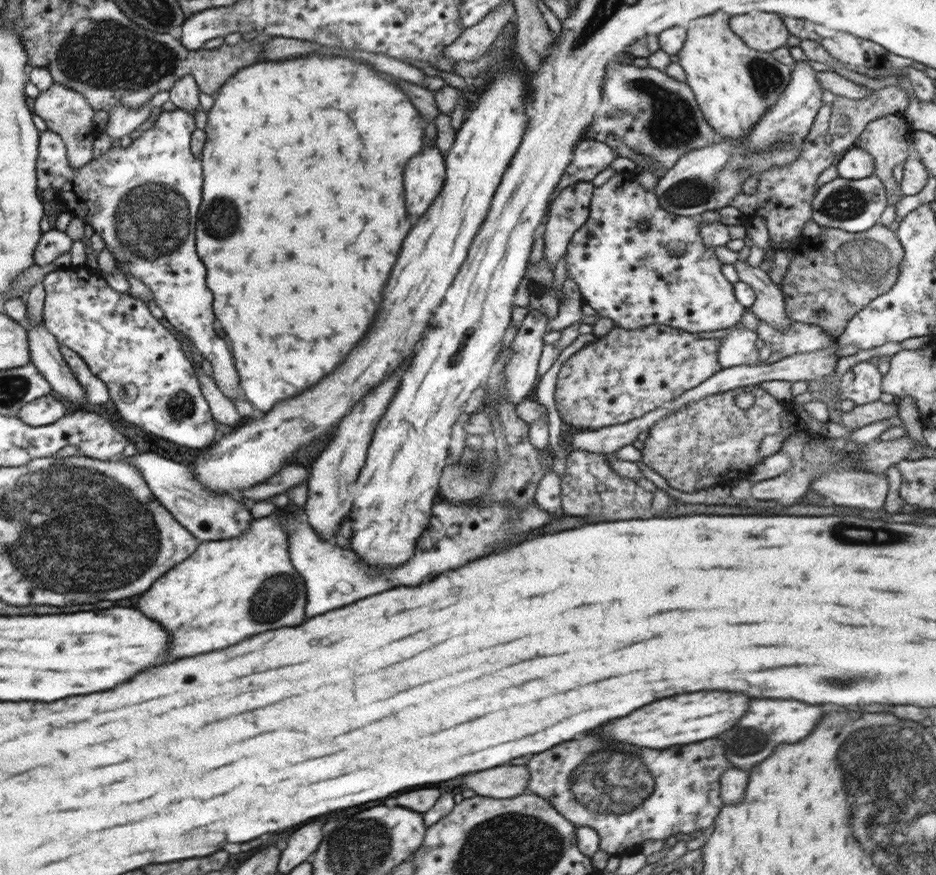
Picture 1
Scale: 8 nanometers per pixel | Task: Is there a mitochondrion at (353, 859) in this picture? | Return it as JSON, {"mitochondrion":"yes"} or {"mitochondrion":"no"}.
{"mitochondrion":"yes"}

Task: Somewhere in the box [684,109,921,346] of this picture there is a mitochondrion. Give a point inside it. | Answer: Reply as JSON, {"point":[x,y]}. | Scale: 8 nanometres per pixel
{"point":[869,264]}

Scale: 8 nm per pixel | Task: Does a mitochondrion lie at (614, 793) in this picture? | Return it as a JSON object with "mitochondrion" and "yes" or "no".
{"mitochondrion":"yes"}

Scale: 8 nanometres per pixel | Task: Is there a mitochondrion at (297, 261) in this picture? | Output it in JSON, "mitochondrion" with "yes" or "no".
{"mitochondrion":"no"}

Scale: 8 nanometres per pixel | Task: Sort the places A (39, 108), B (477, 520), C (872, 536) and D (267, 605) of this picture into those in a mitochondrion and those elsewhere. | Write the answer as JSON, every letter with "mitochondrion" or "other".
{"A":"other","B":"other","C":"mitochondrion","D":"mitochondrion"}

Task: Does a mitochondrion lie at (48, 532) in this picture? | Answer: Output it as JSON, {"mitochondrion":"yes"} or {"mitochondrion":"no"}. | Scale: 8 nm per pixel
{"mitochondrion":"yes"}

